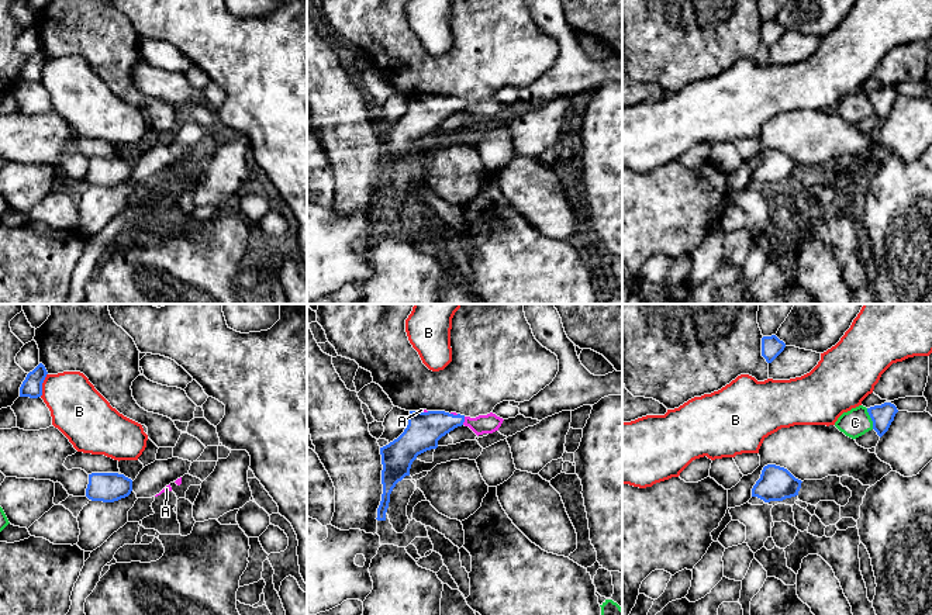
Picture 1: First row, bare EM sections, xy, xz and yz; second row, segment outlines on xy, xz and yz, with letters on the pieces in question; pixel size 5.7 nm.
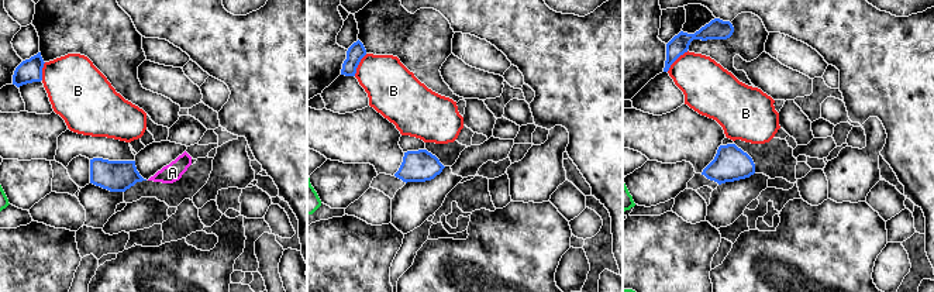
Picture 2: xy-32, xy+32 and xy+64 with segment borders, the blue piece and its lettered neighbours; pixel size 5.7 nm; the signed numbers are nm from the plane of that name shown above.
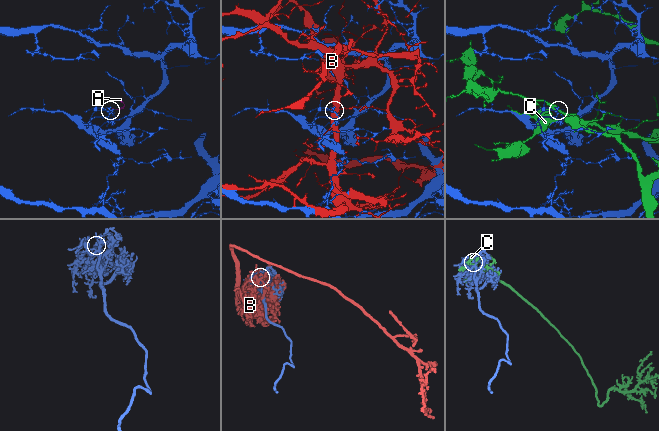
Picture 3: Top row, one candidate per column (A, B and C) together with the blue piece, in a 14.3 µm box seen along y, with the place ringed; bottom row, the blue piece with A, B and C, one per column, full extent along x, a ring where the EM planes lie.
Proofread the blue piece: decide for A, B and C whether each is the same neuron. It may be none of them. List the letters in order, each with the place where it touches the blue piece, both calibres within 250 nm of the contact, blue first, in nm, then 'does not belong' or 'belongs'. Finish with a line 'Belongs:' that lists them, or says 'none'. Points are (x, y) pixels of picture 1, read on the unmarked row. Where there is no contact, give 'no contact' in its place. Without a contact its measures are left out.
A: meets blue in xz at (463, 106); 200 nm thick on the blue side, 110 nm on the other; belongs
B: meets blue in xy at (41, 69); 120 nm thick on the blue side, 300 nm on the other; does not belong
C: meets blue in yz at (870, 102); 130 nm thick on the blue side, 160 nm on the other; does not belong
Belongs: A

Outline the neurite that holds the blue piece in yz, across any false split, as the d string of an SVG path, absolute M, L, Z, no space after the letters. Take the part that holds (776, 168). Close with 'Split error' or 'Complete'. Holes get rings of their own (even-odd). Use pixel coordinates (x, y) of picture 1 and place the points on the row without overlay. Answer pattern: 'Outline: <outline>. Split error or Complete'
Outline: M767 149L752 173L752 182L757 182L764 187L783 186L798 180L801 167L787 153Z. Complete

